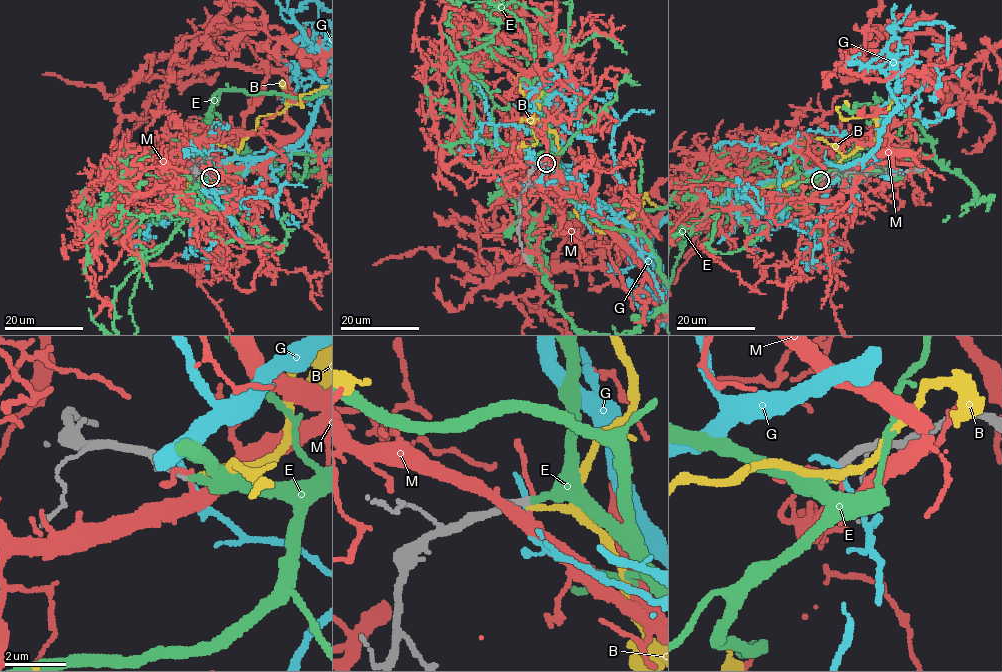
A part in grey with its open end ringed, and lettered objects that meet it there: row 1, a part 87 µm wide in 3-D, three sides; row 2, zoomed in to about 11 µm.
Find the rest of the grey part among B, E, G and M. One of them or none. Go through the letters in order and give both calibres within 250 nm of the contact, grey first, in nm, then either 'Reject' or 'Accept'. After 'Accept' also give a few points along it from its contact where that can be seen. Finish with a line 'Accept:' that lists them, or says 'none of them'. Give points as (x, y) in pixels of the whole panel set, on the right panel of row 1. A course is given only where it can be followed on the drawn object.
B: Thickness 280 nm (grey) against 170 nm. Reject
E: Thickness 280 nm (grey) against 240 nm. Accept
G: Thickness 320 nm (grey) against 220 nm. Reject
M: Thickness 280 nm (grey) against 120 nm. Reject
Accept: E

